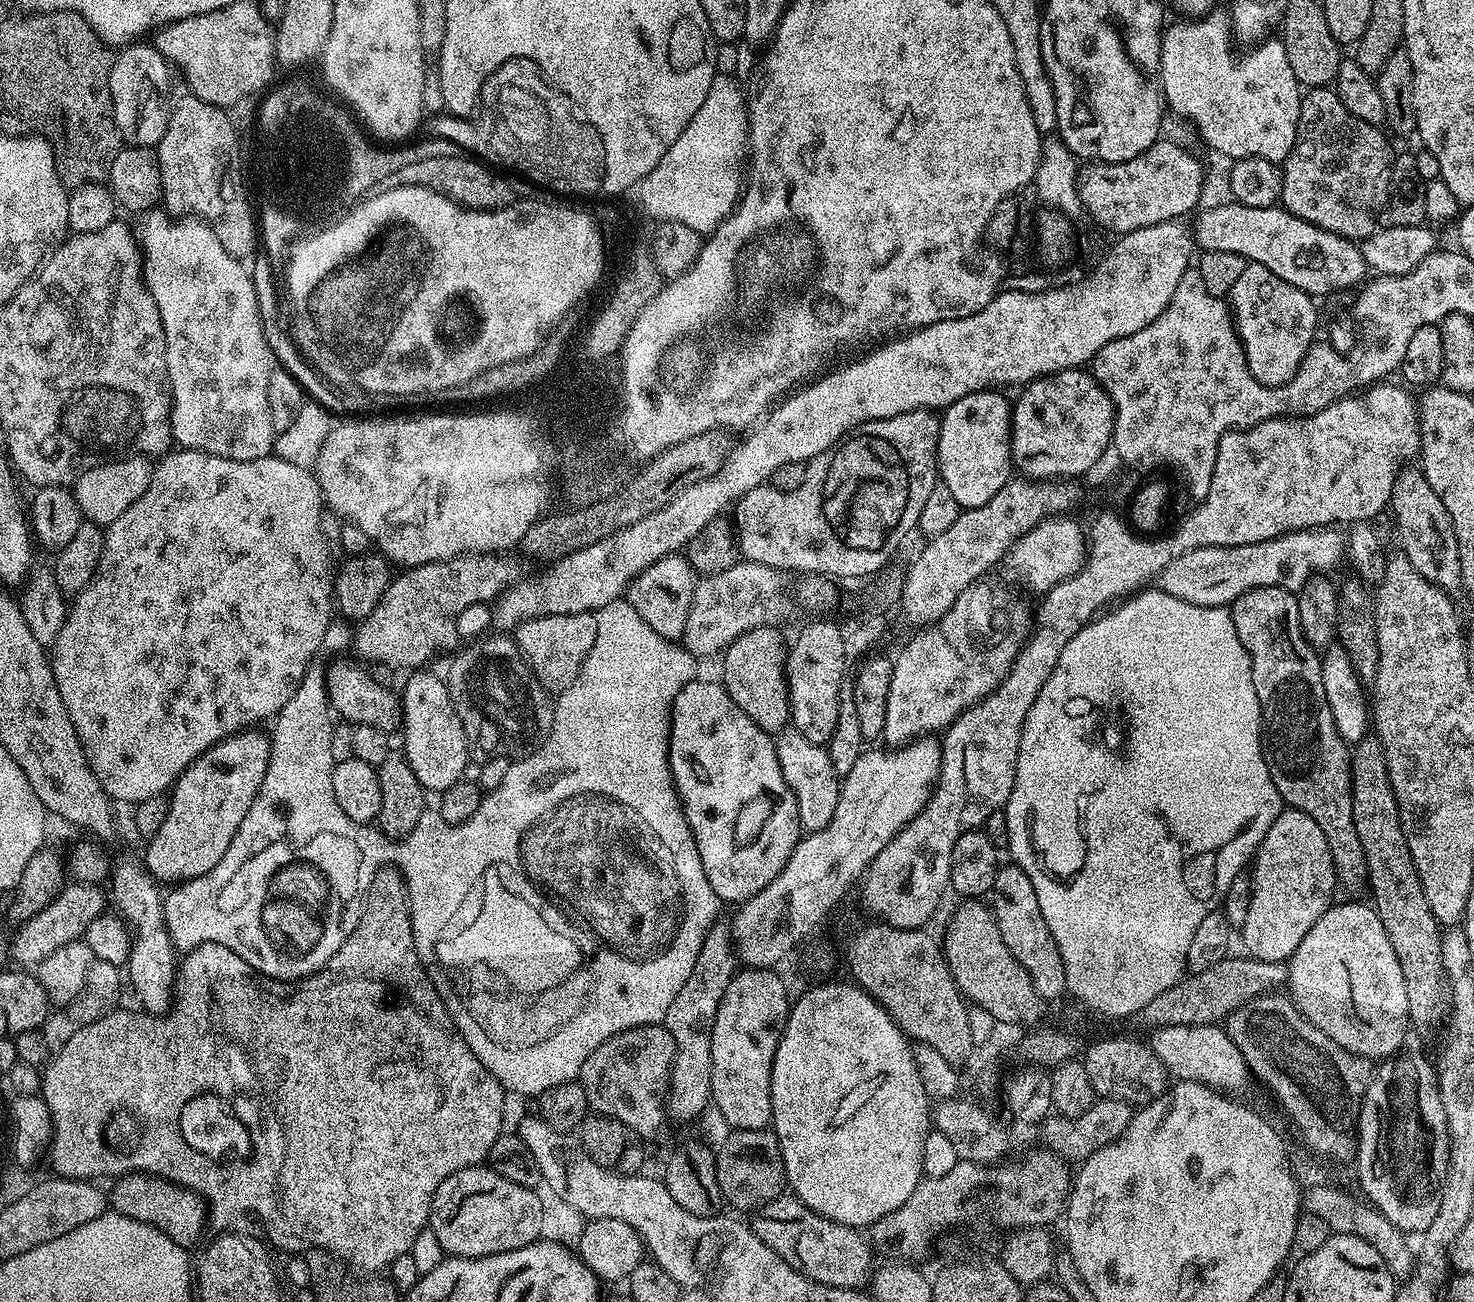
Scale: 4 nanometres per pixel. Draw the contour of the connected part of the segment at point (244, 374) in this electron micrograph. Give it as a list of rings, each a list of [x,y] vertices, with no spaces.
[[[149,210],[139,217],[138,243],[142,253],[144,266],[144,283],[148,285],[148,293],[158,306],[158,314],[162,318],[162,326],[166,334],[166,362],[168,363],[168,381],[172,387],[172,439],[181,449],[193,452],[205,452],[221,456],[227,460],[257,460],[263,456],[273,455],[274,441],[278,430],[270,418],[270,374],[274,370],[274,359],[270,346],[263,336],[263,324],[260,321],[259,302],[256,300],[255,286],[252,276],[243,268],[241,261],[231,256],[216,237],[211,224],[195,217],[182,216],[173,218],[164,210]]]

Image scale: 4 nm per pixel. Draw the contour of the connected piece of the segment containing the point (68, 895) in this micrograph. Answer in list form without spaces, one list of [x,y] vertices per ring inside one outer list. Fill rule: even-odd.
[[[69,883],[54,899],[50,906],[46,906],[34,918],[23,921],[20,928],[10,940],[10,956],[17,960],[20,966],[39,966],[43,960],[50,958],[54,950],[62,950],[66,942],[79,940],[84,931],[94,922],[94,918],[105,915],[106,896],[100,893],[101,889],[94,884]],[[105,904],[105,908],[104,908]],[[32,964],[32,965],[28,965]]]

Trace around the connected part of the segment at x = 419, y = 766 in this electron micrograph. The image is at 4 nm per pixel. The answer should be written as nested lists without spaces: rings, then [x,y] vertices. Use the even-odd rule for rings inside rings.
[[[416,670],[404,684],[402,691],[402,733],[404,732],[404,745],[402,751],[404,757],[410,762],[410,768],[418,778],[418,782],[429,793],[439,794],[445,792],[450,786],[459,784],[465,779],[468,768],[468,756],[470,757],[470,745],[468,735],[462,726],[462,722],[456,713],[456,707],[452,701],[452,695],[448,693],[447,683],[440,680],[429,670]]]

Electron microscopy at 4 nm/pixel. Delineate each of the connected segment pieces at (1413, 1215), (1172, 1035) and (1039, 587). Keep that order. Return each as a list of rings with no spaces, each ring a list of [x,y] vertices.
[[[1405,1054],[1397,1055],[1395,1058],[1381,1063],[1379,1067],[1375,1069],[1372,1083],[1369,1084],[1366,1094],[1364,1095],[1364,1103],[1360,1105],[1358,1143],[1356,1145],[1354,1167],[1356,1167],[1356,1176],[1360,1179],[1361,1190],[1359,1189],[1359,1191],[1363,1193],[1369,1204],[1374,1205],[1382,1214],[1386,1214],[1386,1218],[1390,1218],[1390,1222],[1394,1222],[1394,1226],[1398,1226],[1401,1232],[1405,1234],[1413,1234],[1412,1232],[1424,1234],[1427,1233],[1435,1212],[1433,1199],[1431,1201],[1429,1198],[1432,1170],[1440,1170],[1440,1172],[1447,1171],[1448,1163],[1450,1162],[1450,1142],[1448,1141],[1448,1131],[1446,1130],[1446,1110],[1442,1106],[1442,1098],[1440,1097],[1440,1081],[1433,1061],[1431,1064],[1424,1056],[1404,1055]]]
[[[1215,1024],[1166,1026],[1155,1029],[1151,1036],[1152,1052],[1160,1059],[1164,1069],[1177,1081],[1198,1082],[1225,1094],[1242,1091],[1248,1080],[1250,1081],[1250,1069],[1246,1058],[1242,1058],[1242,1050],[1234,1046],[1234,1042],[1223,1027]]]
[[[1068,514],[1050,516],[1016,542],[1006,557],[1008,572],[1020,584],[1025,584],[1032,592],[1049,592],[1055,584],[1069,580],[1078,569],[1084,566],[1086,559],[1086,532],[1076,520]]]

